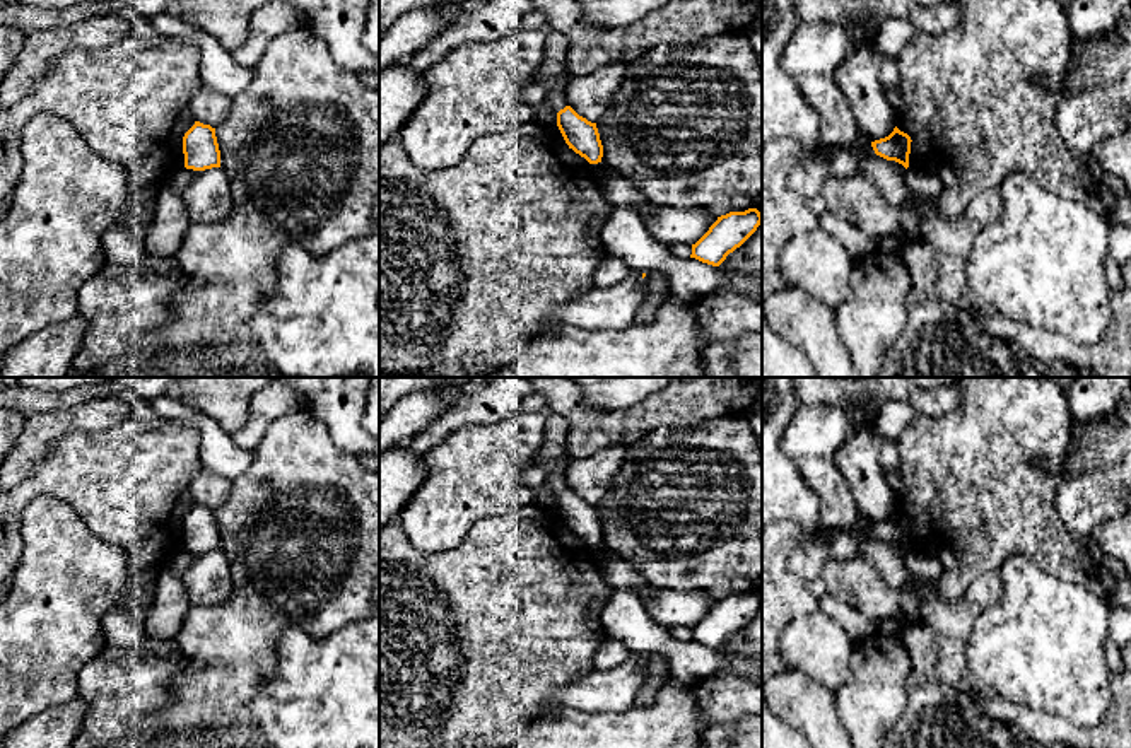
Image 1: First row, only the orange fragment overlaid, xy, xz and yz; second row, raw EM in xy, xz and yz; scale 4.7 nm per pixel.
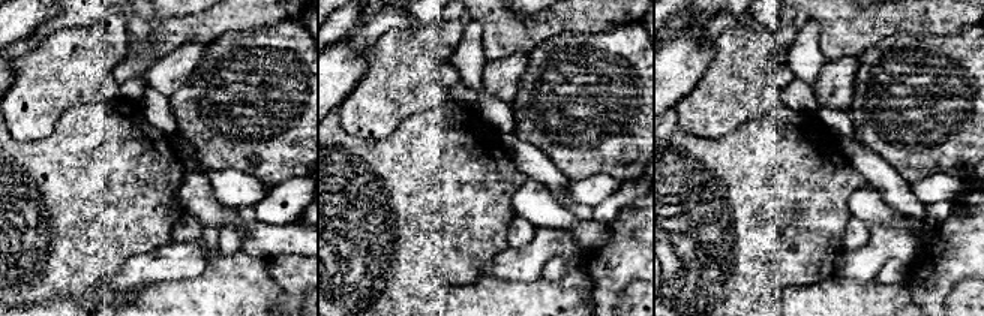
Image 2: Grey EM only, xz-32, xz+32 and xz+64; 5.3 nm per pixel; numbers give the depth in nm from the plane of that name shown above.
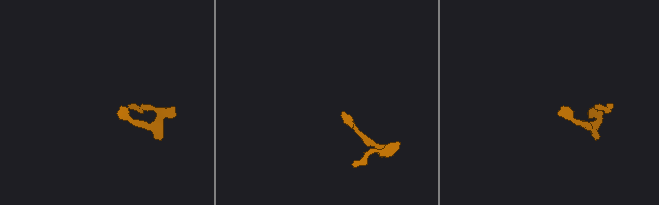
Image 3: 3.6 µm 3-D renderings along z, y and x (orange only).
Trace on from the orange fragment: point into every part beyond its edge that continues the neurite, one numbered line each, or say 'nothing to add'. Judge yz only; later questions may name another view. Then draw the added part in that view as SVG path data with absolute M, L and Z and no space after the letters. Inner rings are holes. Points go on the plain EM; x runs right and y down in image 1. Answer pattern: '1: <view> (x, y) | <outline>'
1: yz (785, 496) | M762 377L762 529L776 521L801 526L805 541L791 553L788 565L812 581L832 558L858 558L859 545L875 533L856 535L853 529L822 526L818 495L803 482L796 463L781 446L798 406L791 377Z

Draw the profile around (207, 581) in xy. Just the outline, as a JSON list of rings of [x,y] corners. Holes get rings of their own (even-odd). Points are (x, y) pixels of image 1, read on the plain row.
[[[222,550],[195,553],[191,565],[183,574],[183,586],[190,605],[219,605],[232,589],[229,562]]]

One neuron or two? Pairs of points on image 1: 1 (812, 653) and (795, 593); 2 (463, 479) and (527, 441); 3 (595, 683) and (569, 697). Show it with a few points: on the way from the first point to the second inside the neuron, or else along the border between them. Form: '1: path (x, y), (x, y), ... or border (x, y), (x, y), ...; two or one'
1: border (817, 608), (796, 615), (779, 637); two
2: path (479, 468), (511, 444); one
3: path (588, 690), (576, 695); one

